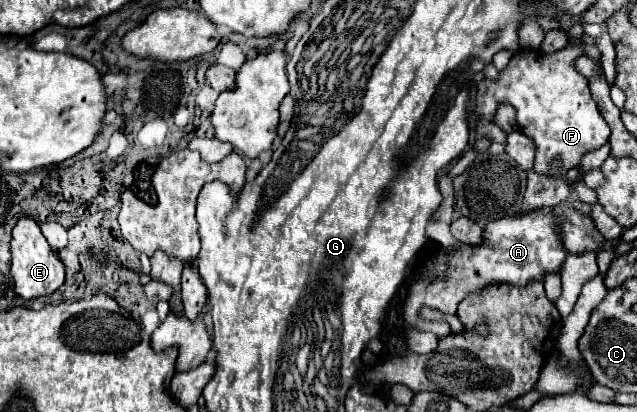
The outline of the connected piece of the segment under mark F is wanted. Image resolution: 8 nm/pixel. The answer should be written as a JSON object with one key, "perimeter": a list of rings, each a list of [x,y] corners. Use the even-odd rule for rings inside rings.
{"perimeter":[[[568,45],[552,55],[520,49],[512,55],[508,67],[500,71],[496,81],[482,79],[476,83],[474,111],[480,117],[494,121],[496,107],[502,103],[508,103],[516,109],[516,125],[520,133],[530,137],[536,145],[534,171],[538,175],[564,179],[572,167],[580,165],[586,153],[602,147],[610,137],[608,123],[604,123],[594,99],[590,97],[588,79],[574,69],[574,59],[580,55],[582,51],[574,45]],[[556,159],[562,161],[562,169],[552,173]]]}

